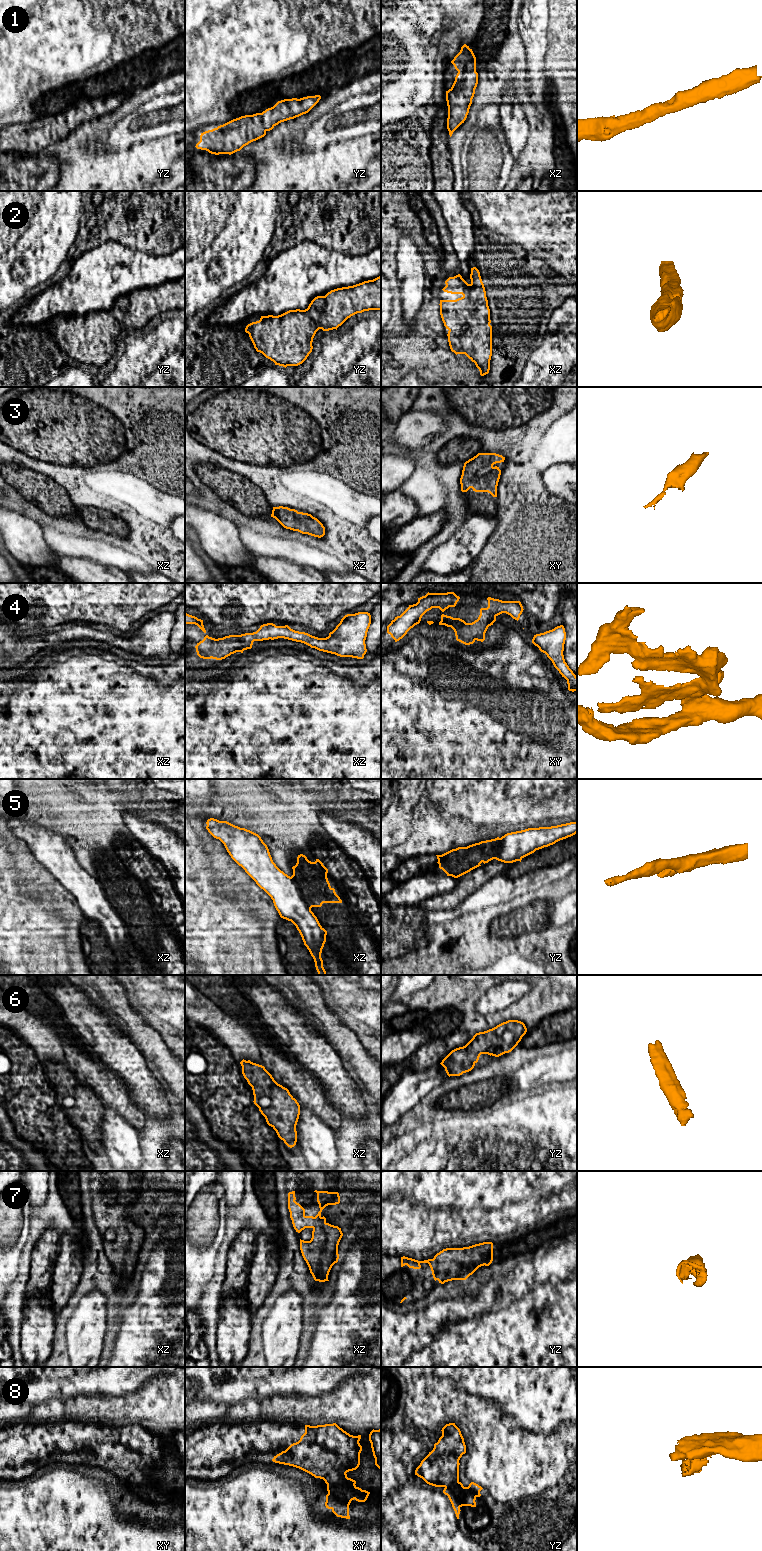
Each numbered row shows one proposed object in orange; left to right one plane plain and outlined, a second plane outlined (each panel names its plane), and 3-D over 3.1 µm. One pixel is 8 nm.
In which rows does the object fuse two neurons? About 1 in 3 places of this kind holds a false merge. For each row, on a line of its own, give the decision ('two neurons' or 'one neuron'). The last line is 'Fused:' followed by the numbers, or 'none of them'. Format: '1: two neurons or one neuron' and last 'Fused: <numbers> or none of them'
1: one neuron
2: one neuron
3: one neuron
4: one neuron
5: two neurons
6: one neuron
7: one neuron
8: two neurons
Fused: 5, 8

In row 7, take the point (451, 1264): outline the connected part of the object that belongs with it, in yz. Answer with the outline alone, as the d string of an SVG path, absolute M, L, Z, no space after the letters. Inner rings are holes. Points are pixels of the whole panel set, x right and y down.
M483 1242L475 1244L469 1247L463 1248L446 1248L437 1253L433 1259L424 1261L418 1261L408 1257L401 1257L401 1267L407 1265L409 1268L420 1269L421 1263L428 1263L434 1280L438 1280L439 1283L444 1284L445 1282L452 1280L466 1280L472 1275L479 1267L489 1266L493 1261L493 1243Z

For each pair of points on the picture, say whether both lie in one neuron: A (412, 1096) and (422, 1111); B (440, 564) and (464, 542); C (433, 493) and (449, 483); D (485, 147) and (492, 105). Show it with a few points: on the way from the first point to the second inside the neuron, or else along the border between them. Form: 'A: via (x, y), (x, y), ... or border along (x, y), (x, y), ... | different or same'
A: border along (434, 1088), (399, 1119) | different
B: via (446, 558), (458, 548) | same
C: border along (435, 473), (447, 493), (447, 499), (442, 508) | different
D: via (494, 137), (492, 115) | same

